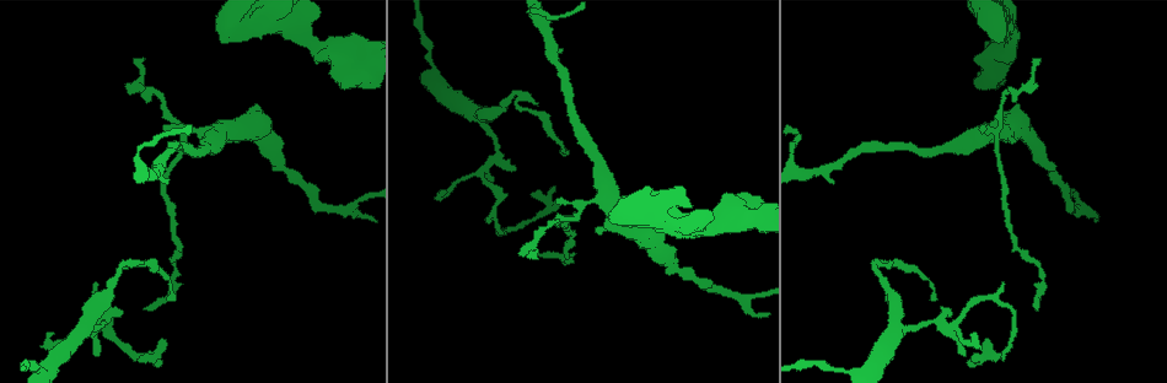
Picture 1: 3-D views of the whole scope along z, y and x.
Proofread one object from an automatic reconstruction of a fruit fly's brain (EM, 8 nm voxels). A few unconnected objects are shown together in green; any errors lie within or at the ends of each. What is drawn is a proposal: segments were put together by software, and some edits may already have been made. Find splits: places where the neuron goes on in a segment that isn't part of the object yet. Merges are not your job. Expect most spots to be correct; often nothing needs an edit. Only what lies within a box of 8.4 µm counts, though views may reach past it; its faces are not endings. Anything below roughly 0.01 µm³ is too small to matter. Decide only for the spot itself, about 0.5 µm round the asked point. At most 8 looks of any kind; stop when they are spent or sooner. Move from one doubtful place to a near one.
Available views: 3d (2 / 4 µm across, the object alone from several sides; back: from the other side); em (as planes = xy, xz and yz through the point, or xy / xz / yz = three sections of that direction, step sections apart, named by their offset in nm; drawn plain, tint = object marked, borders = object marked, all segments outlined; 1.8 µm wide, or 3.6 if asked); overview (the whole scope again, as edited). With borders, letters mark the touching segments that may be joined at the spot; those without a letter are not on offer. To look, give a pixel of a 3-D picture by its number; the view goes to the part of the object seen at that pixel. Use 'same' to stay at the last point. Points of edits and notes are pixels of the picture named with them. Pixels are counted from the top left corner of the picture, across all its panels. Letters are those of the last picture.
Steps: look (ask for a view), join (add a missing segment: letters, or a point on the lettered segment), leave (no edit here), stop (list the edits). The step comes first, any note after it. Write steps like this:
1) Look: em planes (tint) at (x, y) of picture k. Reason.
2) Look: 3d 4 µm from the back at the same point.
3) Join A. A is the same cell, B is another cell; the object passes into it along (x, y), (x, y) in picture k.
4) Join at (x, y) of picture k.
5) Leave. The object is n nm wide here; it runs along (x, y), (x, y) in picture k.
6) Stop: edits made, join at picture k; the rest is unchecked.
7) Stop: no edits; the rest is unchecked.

Look: em xy step 4 (tint) at (980, 131) of picture 1. Tapers out.

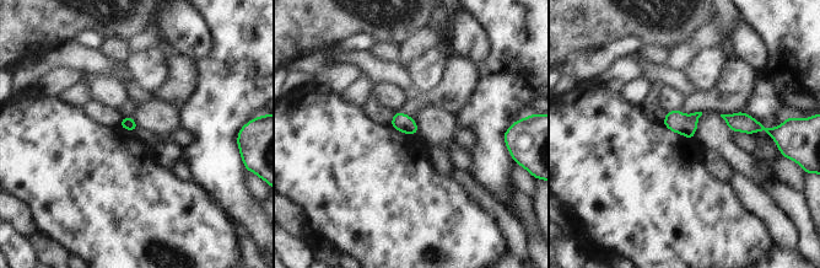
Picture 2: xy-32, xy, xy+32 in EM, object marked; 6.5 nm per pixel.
Look: em planes (borders) at the same point.

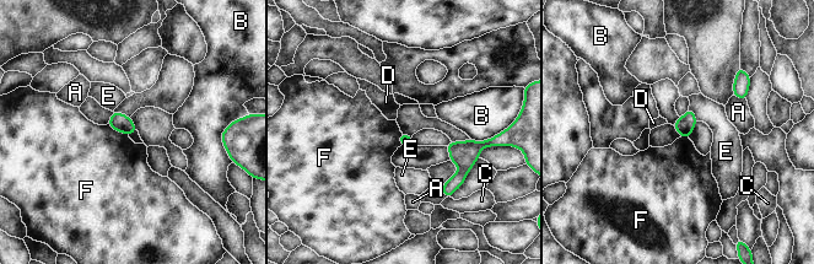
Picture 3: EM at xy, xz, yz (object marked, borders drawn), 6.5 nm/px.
Leave. A, B, C, D, E and F are other cells; a border runs along (107, 124), (128, 136) in picture 3; none of them fits.

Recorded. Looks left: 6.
Look: em yz step 4 (tint) at (220, 40) of picture 1. Free end.

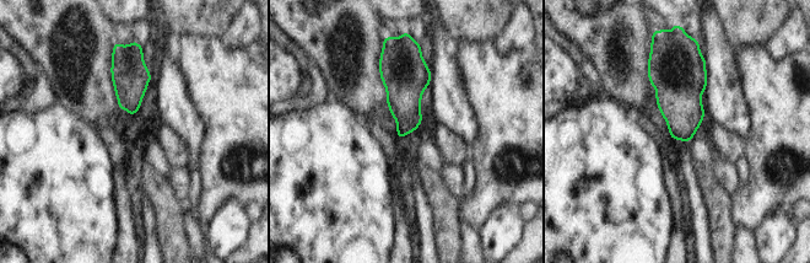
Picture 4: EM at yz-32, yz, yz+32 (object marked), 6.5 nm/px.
Look: em planes (borders) at the same point.

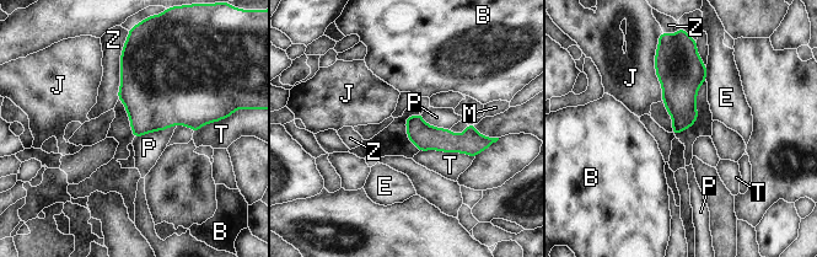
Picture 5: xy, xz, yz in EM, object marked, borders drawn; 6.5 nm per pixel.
Leave. B, E, J, M, P, T and Z are other cells; a border runs along (176, 124), (134, 138) in picture 5; none of them fits.

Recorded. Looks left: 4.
Look: 3d 2 µm at (144, 310) of picture 1.

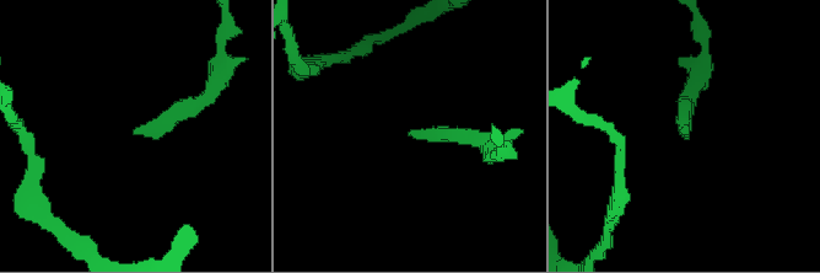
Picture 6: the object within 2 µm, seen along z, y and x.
Look: em planes (borders) at (415, 130) of picture 6. Need the tissue.

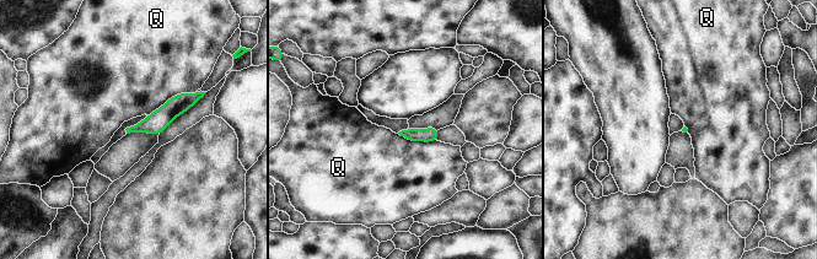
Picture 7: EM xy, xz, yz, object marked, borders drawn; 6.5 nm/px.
Leave. Q is another cell; it runs along (195, 97), (133, 129) in picture 7; no lettered segment goes on from it.

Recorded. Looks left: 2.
Look: em yz step 8 (tint) at (952, 313) of picture 1. An open end.

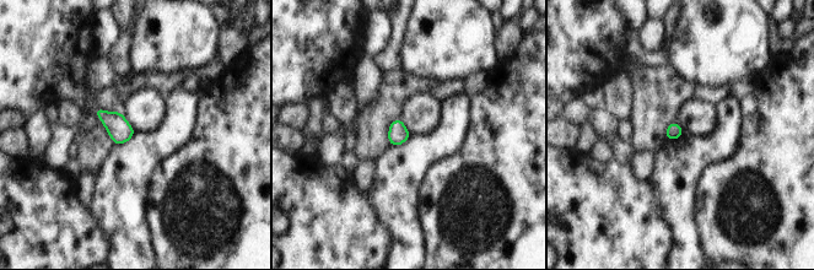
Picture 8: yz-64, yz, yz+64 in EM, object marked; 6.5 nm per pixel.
Look: em planes (borders) at the same point. Another direction.

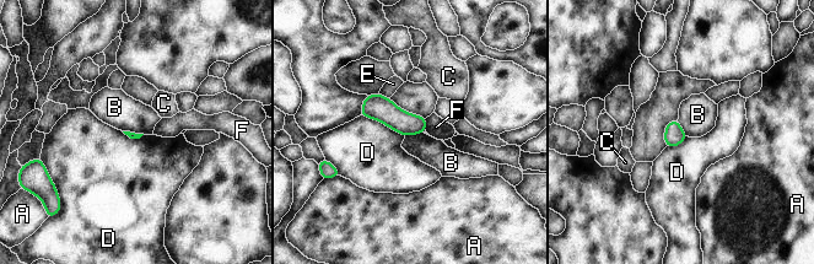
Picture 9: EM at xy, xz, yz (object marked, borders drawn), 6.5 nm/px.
Leave. A, B, C, D, E and F are other cells; a border runs along (123, 130), (144, 134) in picture 9; no lettered segment goes on from it.

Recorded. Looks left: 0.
Stop: no edits; the rest is unchecked.

